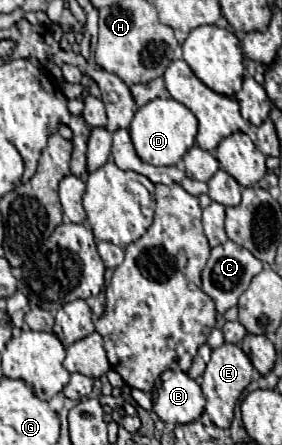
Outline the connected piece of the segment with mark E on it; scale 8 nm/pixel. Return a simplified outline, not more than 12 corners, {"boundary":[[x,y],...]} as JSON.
{"boundary":[[239,345],[211,353],[199,385],[205,411],[227,429],[253,365]]}

